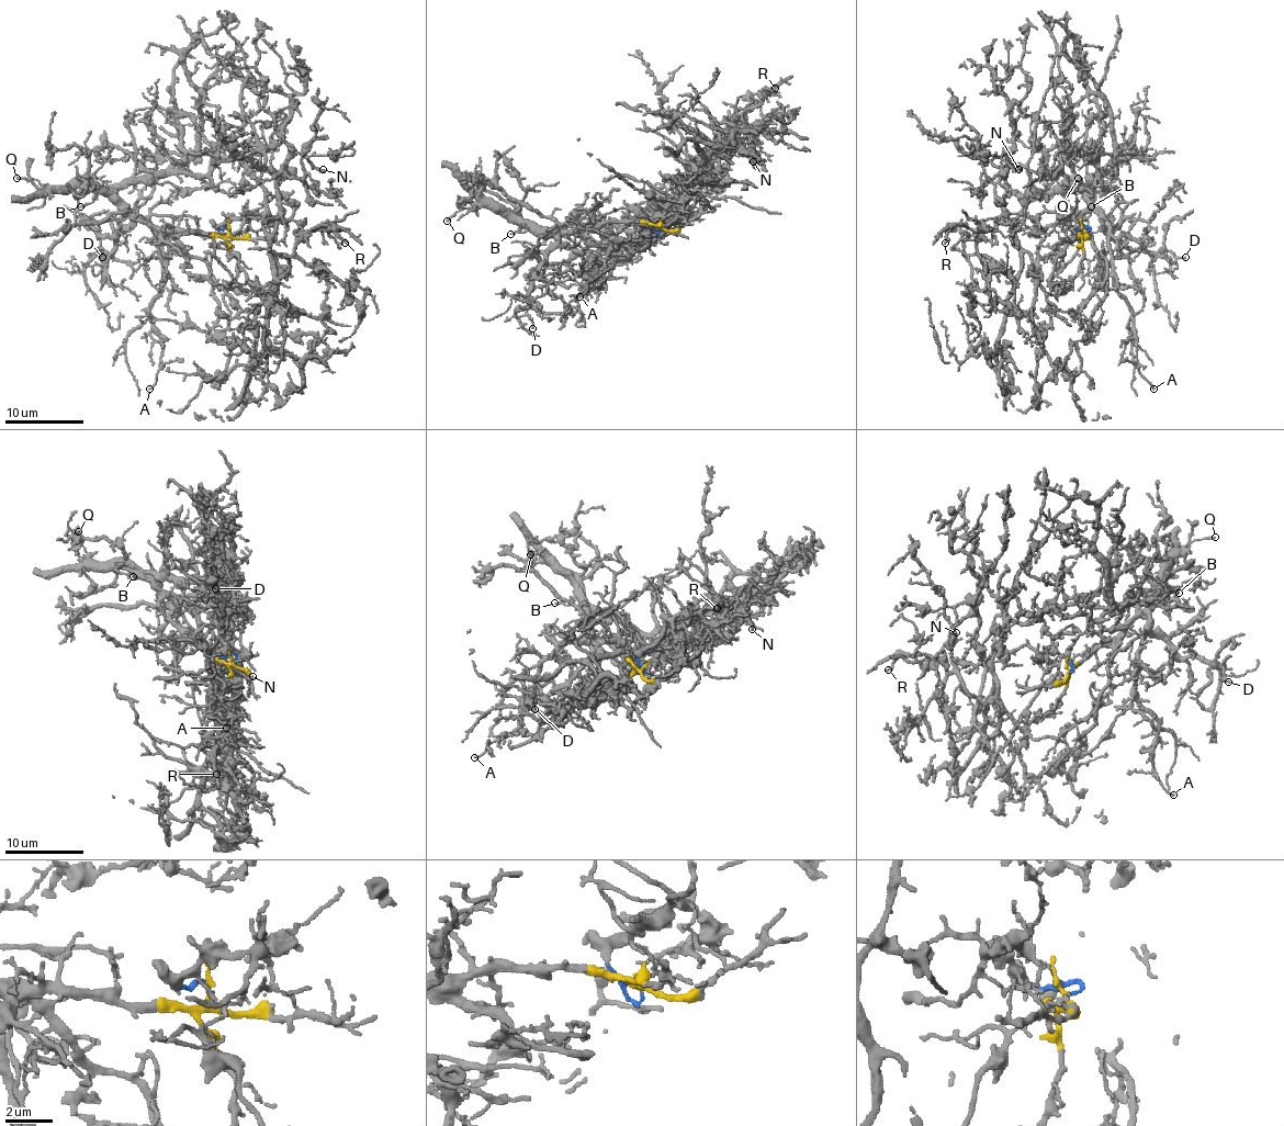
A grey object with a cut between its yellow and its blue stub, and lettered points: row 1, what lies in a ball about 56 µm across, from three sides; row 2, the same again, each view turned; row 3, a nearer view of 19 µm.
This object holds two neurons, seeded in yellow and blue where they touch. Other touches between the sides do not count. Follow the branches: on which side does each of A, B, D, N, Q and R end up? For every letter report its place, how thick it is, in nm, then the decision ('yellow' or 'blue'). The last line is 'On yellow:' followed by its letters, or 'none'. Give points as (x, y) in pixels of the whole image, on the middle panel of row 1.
A: (579, 296) | 130 nm | yellow
B: (510, 234) | 150 nm | yellow
D: (532, 328) | 120 nm | yellow
N: (753, 161) | 160 nm | blue
Q: (447, 221) | 150 nm | yellow
R: (775, 88) | 200 nm | blue
On yellow: A, B, D, Q

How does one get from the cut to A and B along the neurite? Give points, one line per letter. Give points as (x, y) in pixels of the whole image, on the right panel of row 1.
A: (1087, 231), (1079, 235), (1080, 220), (1090, 210), (1107, 223), (1116, 292), (1129, 310), (1137, 369), (1153, 387)
B: (1087, 231), (1079, 235), (1080, 220), (1089, 207), (1087, 193), (1090, 207)

